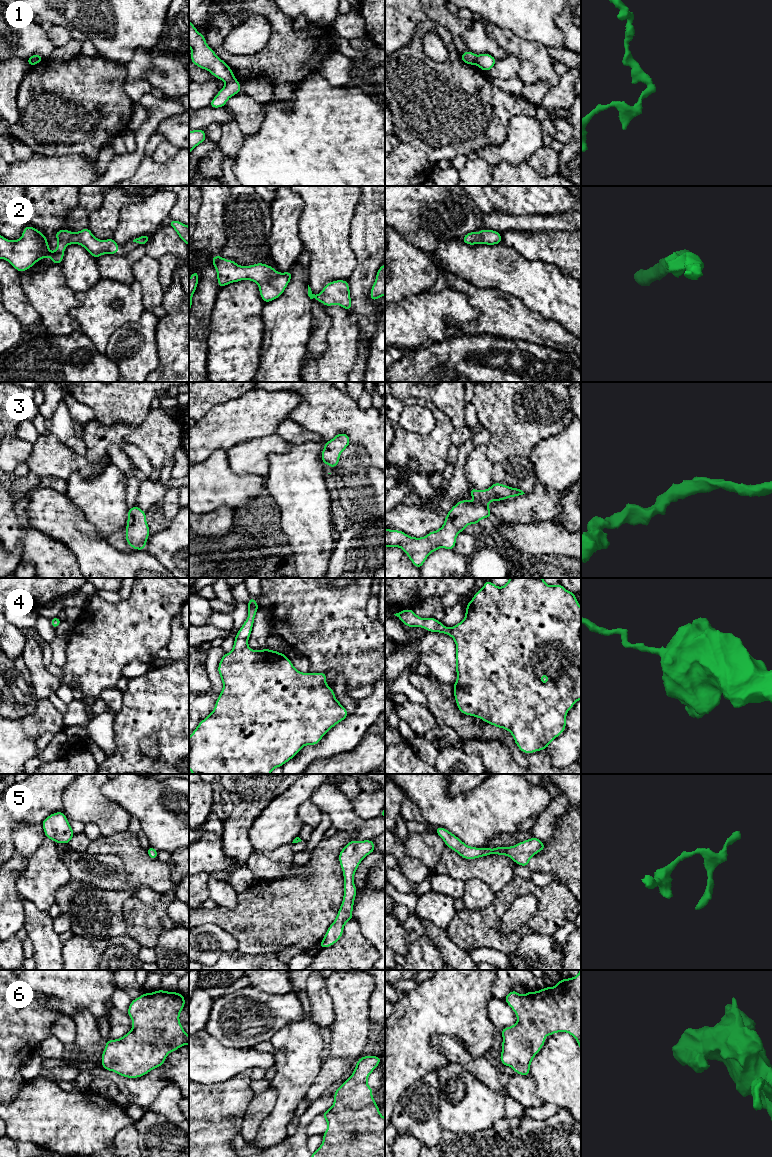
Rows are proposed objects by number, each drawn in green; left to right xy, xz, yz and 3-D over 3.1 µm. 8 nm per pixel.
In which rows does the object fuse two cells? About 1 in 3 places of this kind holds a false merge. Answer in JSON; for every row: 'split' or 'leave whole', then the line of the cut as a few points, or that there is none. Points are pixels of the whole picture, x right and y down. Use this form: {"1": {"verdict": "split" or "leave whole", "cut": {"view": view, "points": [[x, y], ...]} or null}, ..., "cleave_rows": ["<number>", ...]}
{"1": {"verdict": "split", "cut": {"view": "yz", "points": [[477, 55], [475, 64]]}}, "2": {"verdict": "leave whole", "cut": null}, "3": {"verdict": "leave whole", "cut": null}, "4": {"verdict": "leave whole", "cut": null}, "5": {"verdict": "leave whole", "cut": null}, "6": {"verdict": "leave whole", "cut": null}, "cleave_rows": ["1"]}

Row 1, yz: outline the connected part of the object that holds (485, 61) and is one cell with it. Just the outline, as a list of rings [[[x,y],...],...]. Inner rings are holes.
[[[483,53],[477,55],[476,65],[483,71],[490,71],[495,65],[496,61],[497,59],[494,58],[492,55]]]

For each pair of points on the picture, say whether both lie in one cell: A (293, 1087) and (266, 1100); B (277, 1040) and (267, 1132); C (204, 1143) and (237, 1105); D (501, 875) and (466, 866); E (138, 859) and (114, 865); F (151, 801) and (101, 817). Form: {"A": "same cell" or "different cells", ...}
{"A": "different cells", "B": "same cell", "C": "same cell", "D": "same cell", "E": "different cells", "F": "different cells"}

